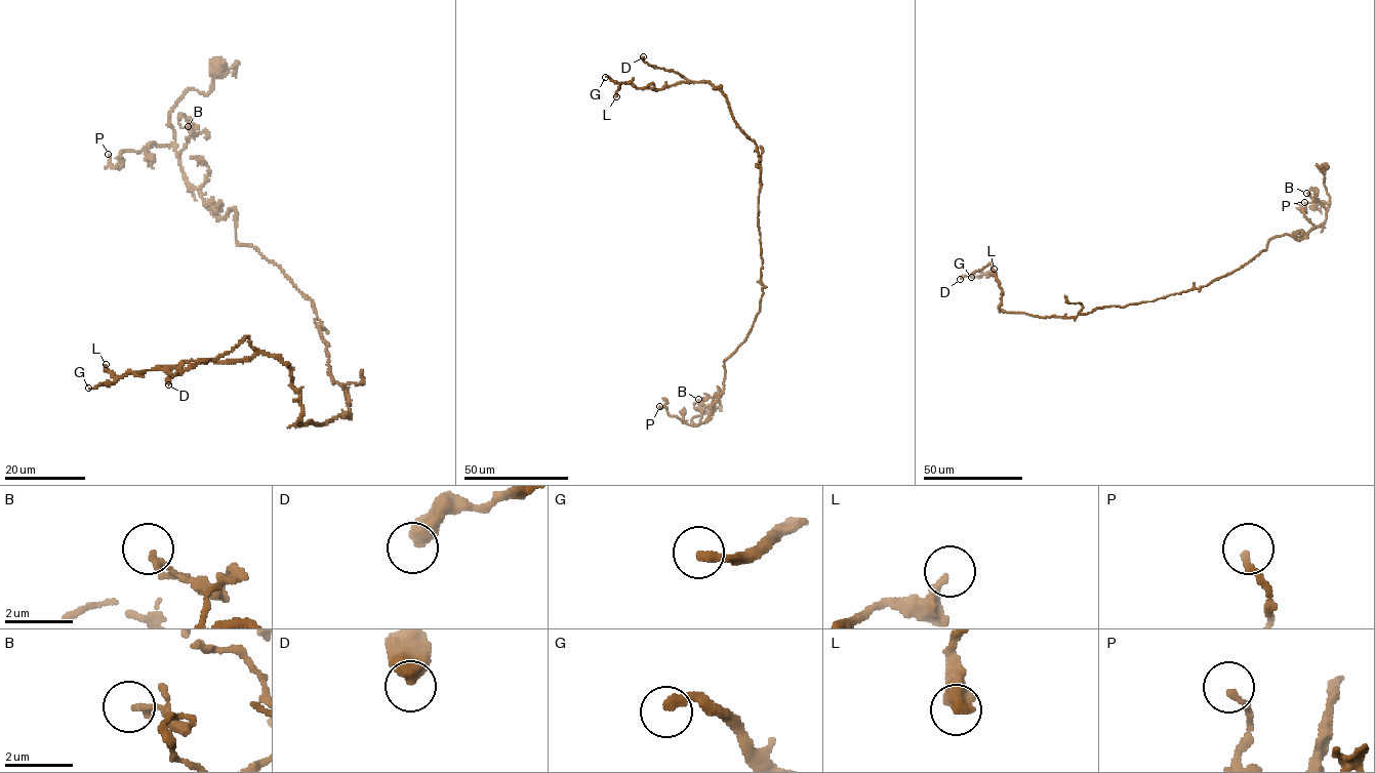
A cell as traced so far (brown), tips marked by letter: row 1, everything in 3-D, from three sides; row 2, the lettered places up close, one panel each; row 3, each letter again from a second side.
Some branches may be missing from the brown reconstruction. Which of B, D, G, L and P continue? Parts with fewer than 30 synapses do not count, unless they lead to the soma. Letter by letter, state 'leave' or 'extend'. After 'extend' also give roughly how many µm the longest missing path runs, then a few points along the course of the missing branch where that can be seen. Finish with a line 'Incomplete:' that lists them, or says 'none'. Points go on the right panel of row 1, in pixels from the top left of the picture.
B: leave
D: leave
G: extend; about 35 µm are missing; missing branch runs (971, 277), (962, 277), (957, 286), (980, 303)
L: extend; about 20 µm are missing; missing branch runs (994, 269), (1003, 262), (1000, 259), (1003, 255)
P: leave
Incomplete: G, L

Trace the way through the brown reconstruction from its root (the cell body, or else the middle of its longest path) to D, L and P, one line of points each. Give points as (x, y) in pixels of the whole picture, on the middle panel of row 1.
D: (712, 409), (691, 420), (710, 414), (724, 361), (760, 309), (759, 152), (721, 86), (643, 56)
L: (712, 409), (691, 420), (710, 414), (724, 361), (760, 309), (758, 149), (720, 86), (622, 82), (616, 96)
P: (712, 409), (709, 413), (693, 417), (691, 420), (697, 425), (693, 426), (671, 415), (666, 407), (659, 406)

